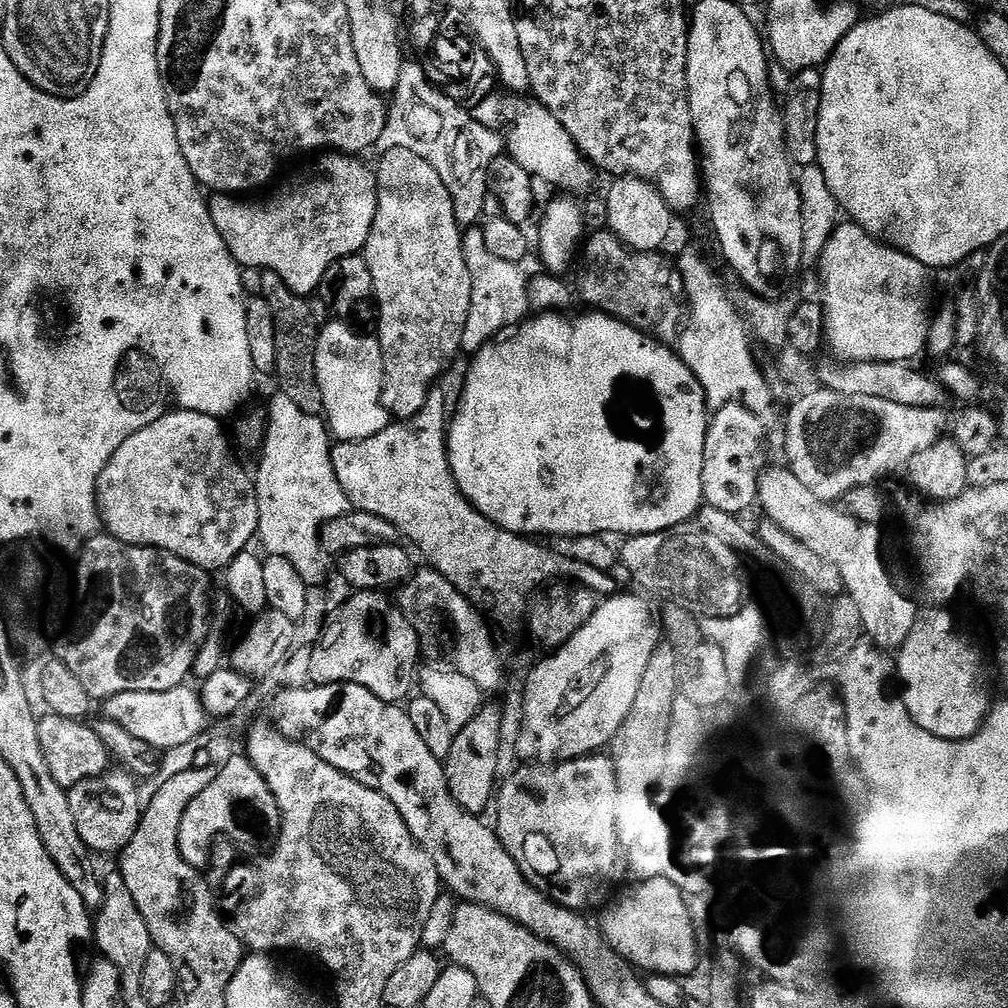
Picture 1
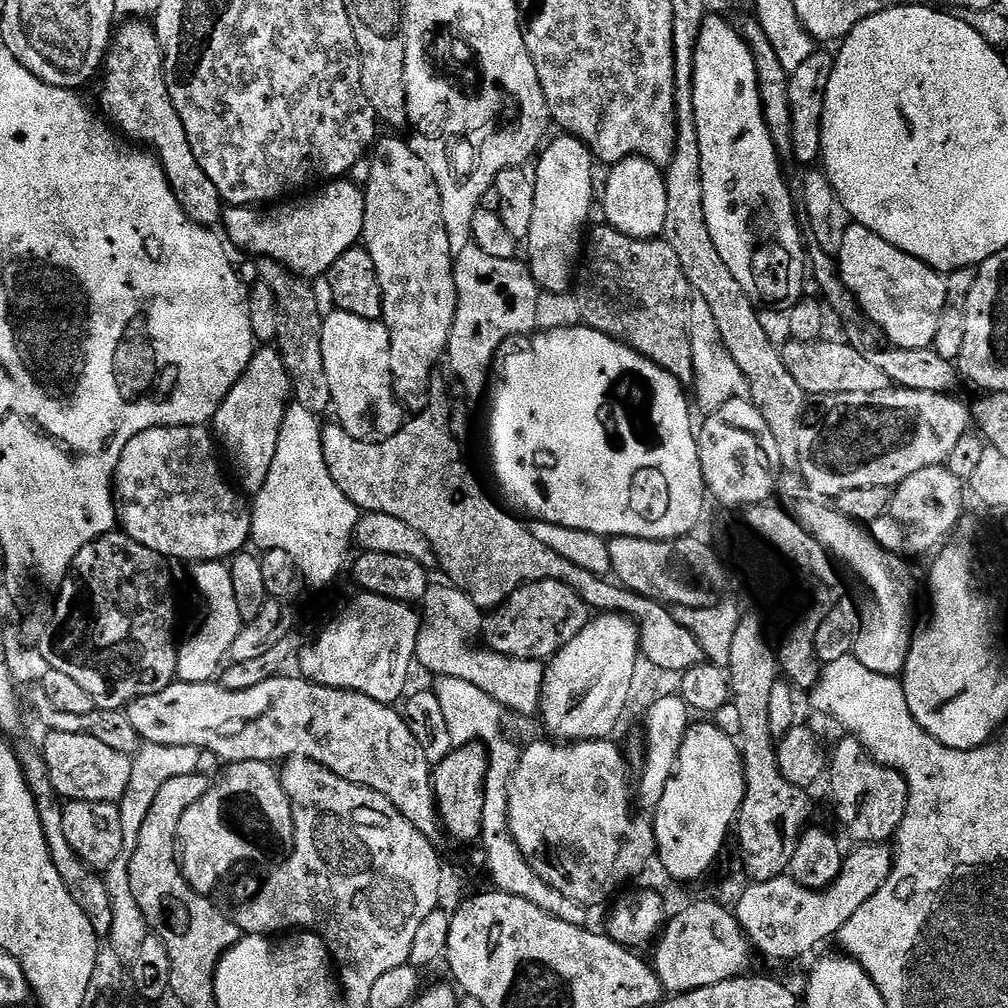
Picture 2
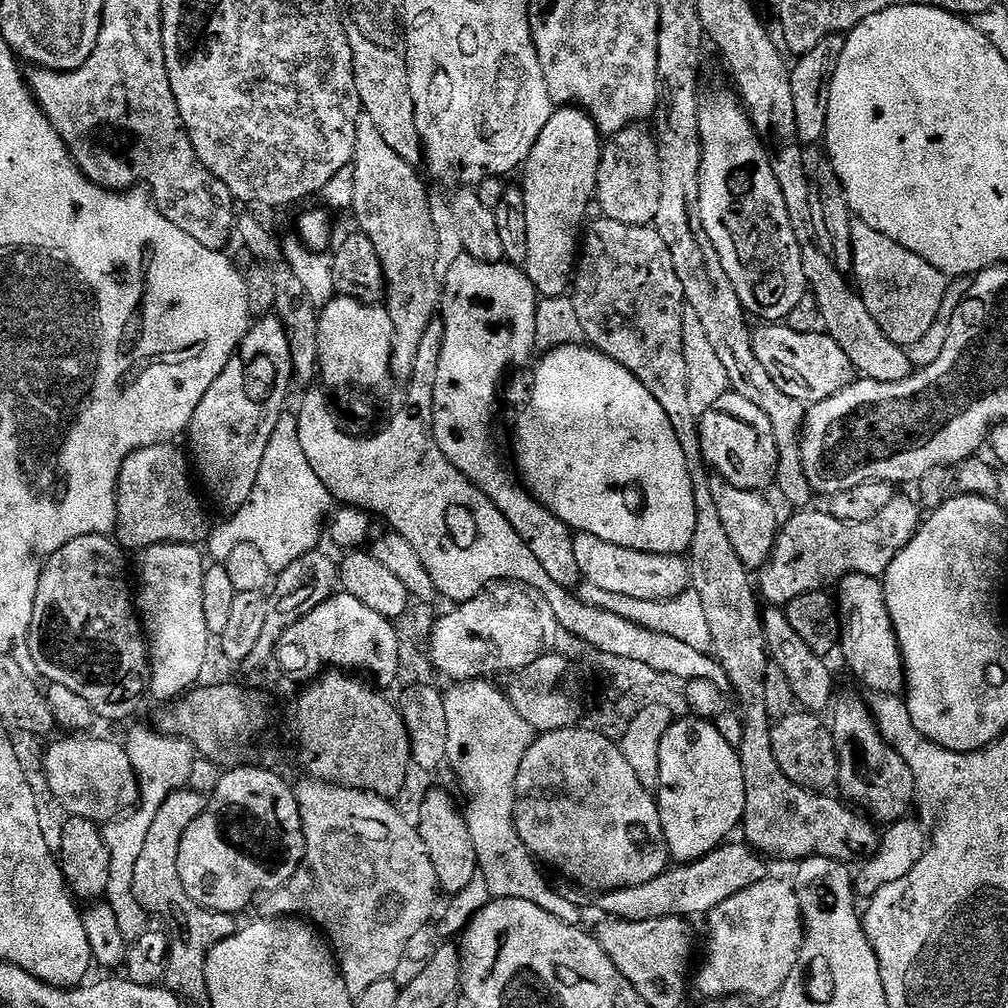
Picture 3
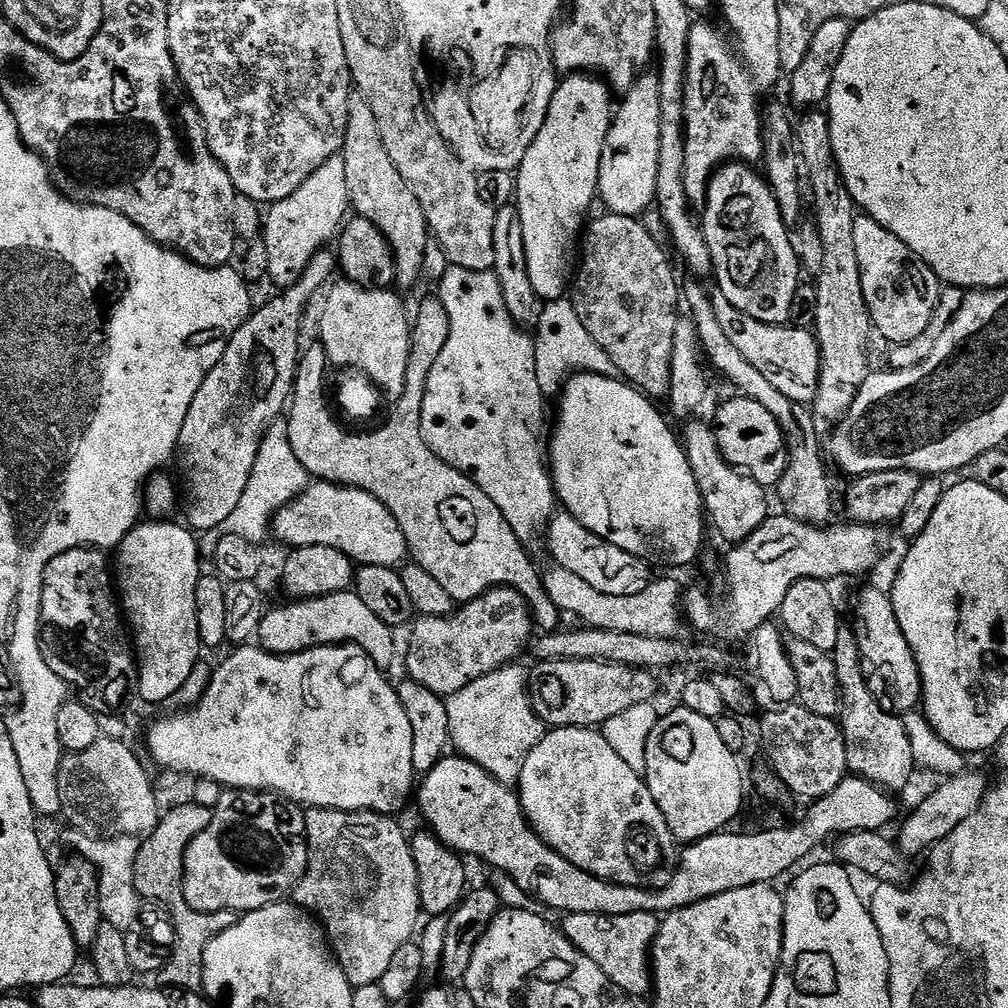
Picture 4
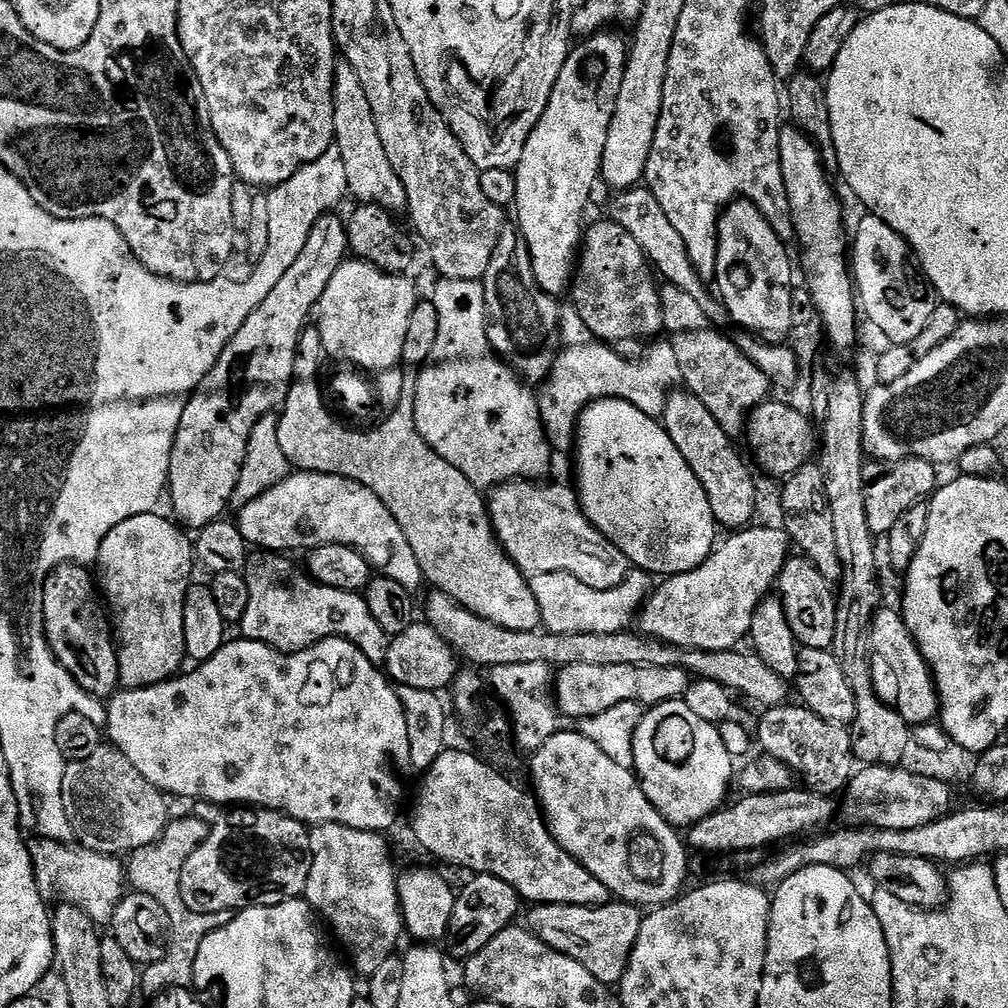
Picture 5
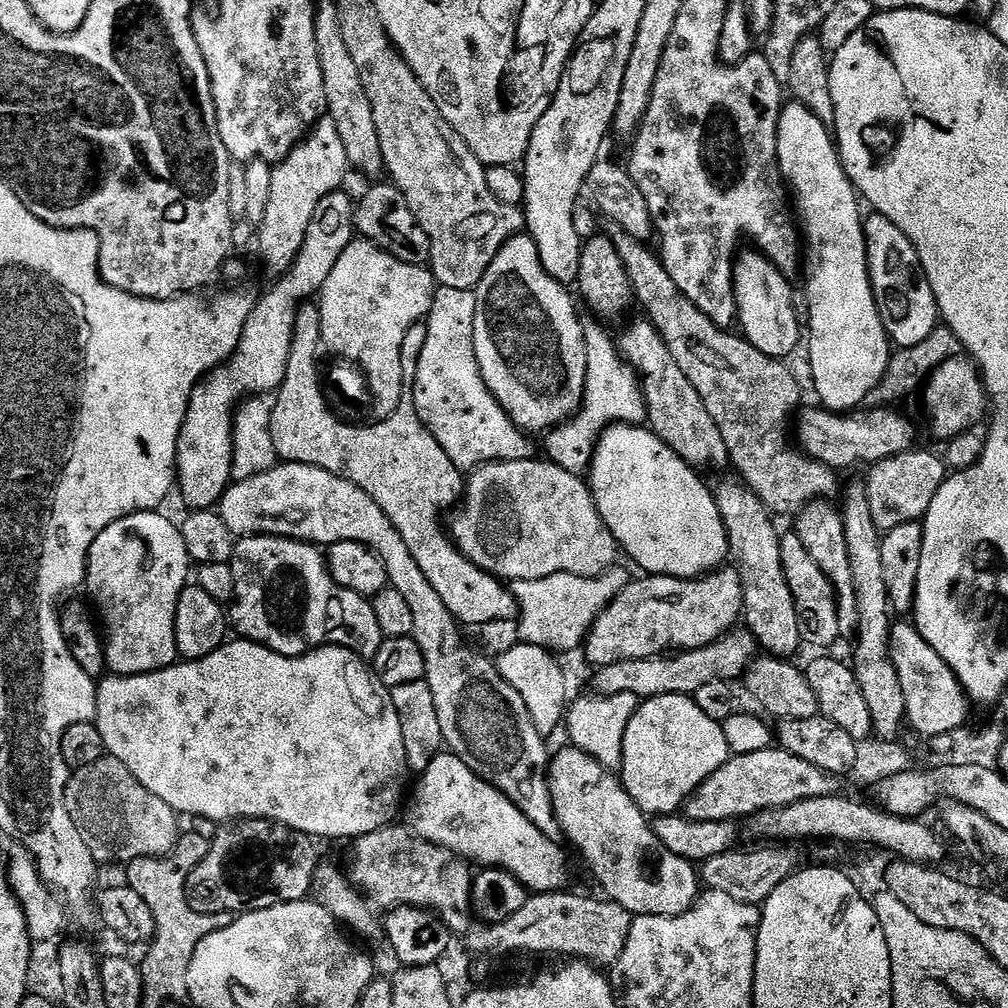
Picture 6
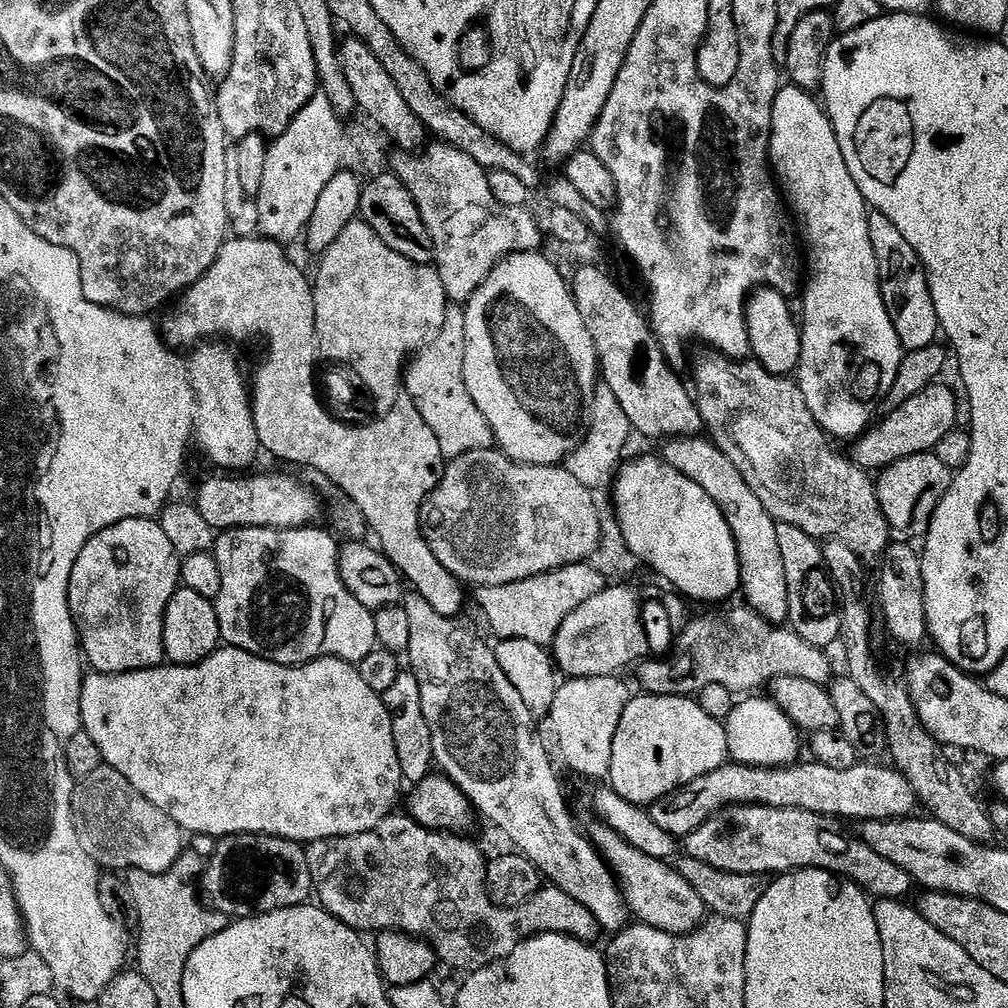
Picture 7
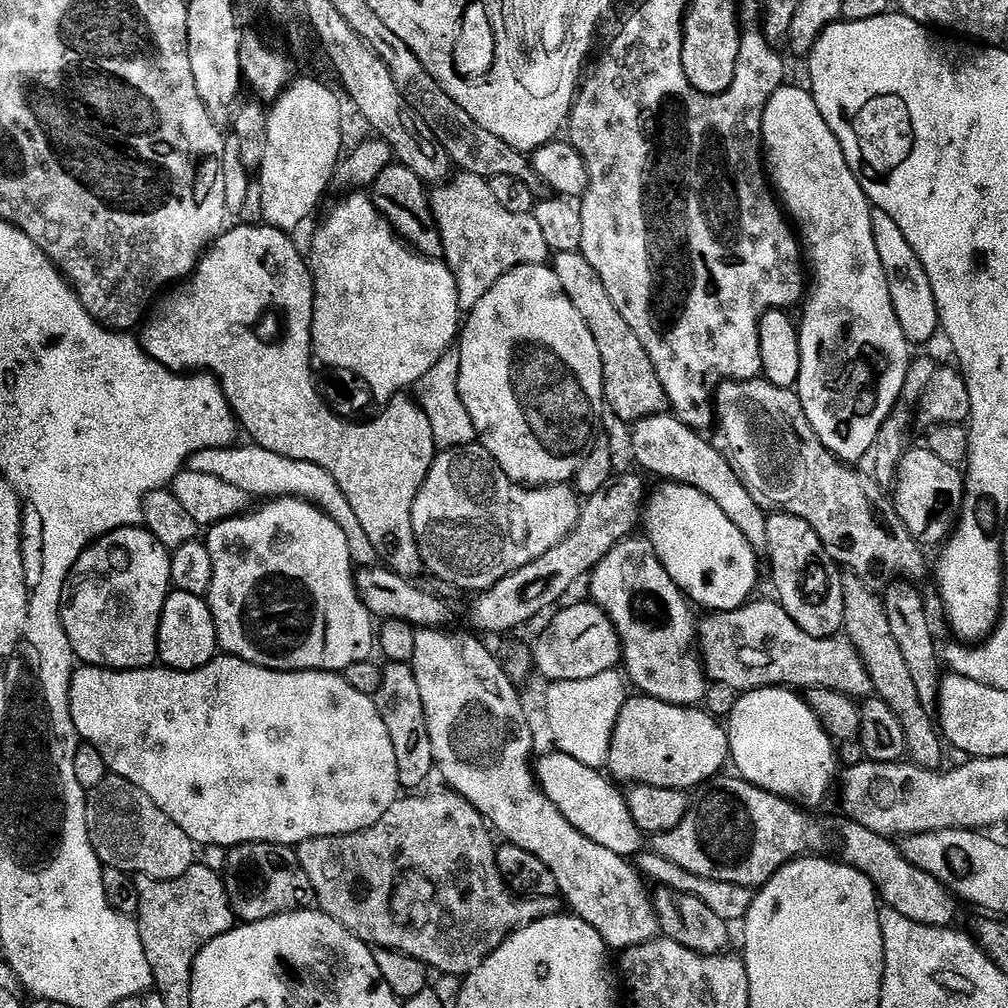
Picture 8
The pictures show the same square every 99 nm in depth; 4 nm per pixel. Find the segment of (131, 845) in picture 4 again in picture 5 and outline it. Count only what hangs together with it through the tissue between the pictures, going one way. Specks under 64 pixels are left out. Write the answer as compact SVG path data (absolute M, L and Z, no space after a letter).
M32 838L27 841L27 845L36 871L36 881L45 901L57 899L72 904L90 914L98 926L111 925L116 907L126 895L126 868L117 857L59 840Z

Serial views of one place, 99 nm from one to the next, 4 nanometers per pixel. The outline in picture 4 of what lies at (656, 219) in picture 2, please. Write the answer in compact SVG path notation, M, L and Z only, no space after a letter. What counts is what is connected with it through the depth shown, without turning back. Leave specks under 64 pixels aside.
M645 71L629 92L623 93L615 109L612 125L602 146L602 162L598 166L596 190L606 202L609 213L643 217L656 204L658 186L658 150L660 149L660 77L655 71Z

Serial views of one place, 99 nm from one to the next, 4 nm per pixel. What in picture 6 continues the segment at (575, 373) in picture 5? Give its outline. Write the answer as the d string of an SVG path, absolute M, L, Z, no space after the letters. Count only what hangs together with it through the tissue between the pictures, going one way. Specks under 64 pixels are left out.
M595 319L583 321L584 341L586 342L586 386L584 387L584 403L579 412L571 420L551 429L543 437L543 455L552 463L562 466L562 470L570 470L570 474L583 477L592 467L592 456L596 452L596 443L600 436L613 424L631 424L640 426L647 421L648 407L644 401L644 390L640 386L640 377L631 364L625 362L620 354L617 341Z

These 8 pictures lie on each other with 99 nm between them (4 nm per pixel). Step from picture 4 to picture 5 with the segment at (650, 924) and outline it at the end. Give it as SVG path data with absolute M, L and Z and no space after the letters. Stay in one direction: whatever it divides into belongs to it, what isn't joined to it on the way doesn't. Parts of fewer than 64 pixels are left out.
M613 902L597 908L586 906L562 906L561 904L537 904L531 909L527 927L546 946L582 962L598 982L609 986L619 985L630 954L638 942L638 930L642 912L635 904Z

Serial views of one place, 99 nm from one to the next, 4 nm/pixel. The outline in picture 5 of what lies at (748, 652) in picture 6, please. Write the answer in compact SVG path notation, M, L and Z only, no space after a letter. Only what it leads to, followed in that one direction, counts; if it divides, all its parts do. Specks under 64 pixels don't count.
M566 666L559 669L554 680L554 704L561 717L569 716L573 722L579 722L618 706L618 702L638 702L645 706L664 704L667 700L679 700L687 694L690 677L681 668L663 668L662 666Z

